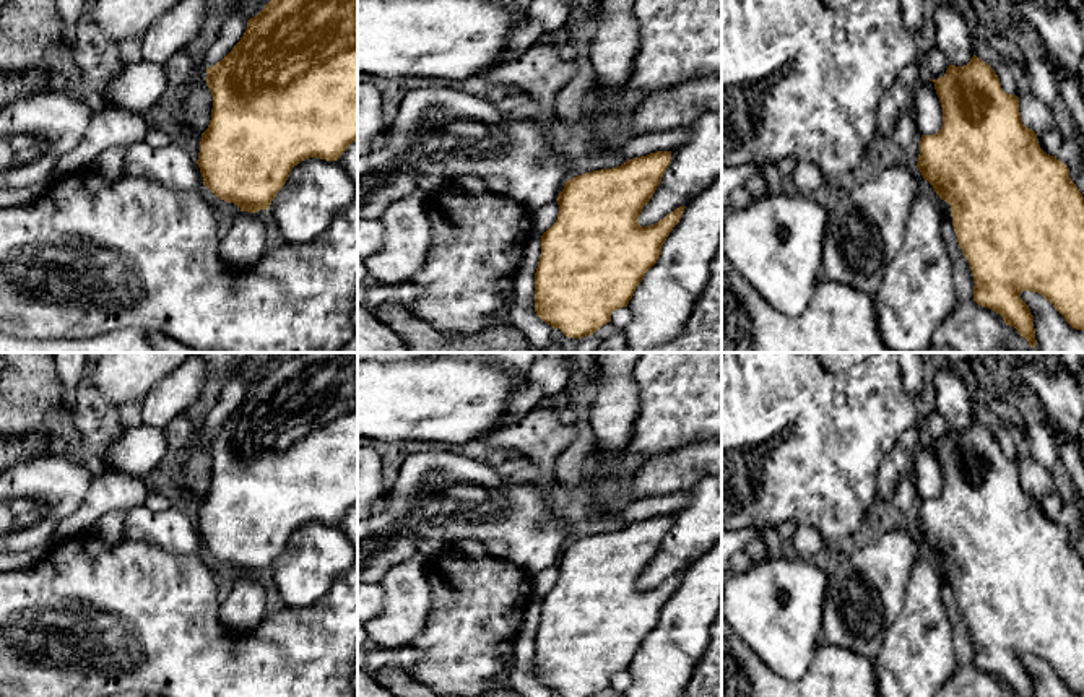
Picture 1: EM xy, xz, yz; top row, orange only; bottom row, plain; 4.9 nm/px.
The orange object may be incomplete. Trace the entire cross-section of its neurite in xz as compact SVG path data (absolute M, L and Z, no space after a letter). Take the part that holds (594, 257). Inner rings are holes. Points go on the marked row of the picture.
M657 151L566 182L557 197L557 219L541 236L541 255L535 273L535 312L543 322L569 338L580 340L611 322L614 310L627 307L686 208L676 208L655 224L639 224L644 206L670 164L671 151Z

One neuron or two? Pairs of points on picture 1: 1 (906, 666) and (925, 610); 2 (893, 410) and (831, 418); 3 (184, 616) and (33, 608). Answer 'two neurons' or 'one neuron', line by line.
1: one neuron
2: one neuron
3: one neuron

